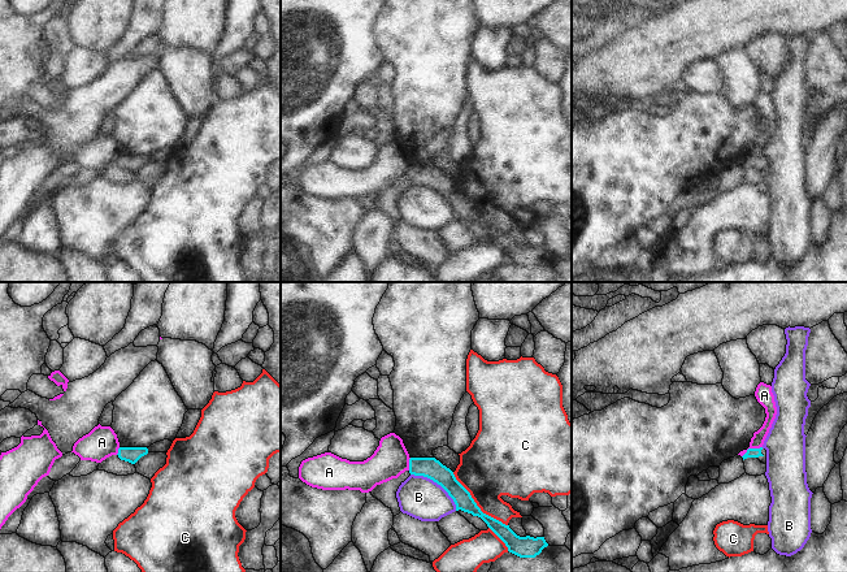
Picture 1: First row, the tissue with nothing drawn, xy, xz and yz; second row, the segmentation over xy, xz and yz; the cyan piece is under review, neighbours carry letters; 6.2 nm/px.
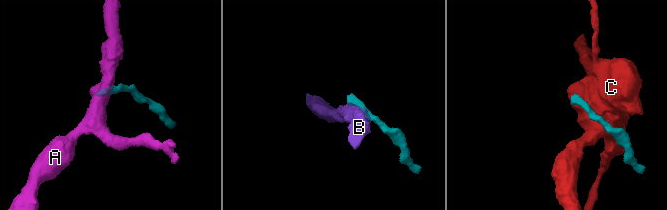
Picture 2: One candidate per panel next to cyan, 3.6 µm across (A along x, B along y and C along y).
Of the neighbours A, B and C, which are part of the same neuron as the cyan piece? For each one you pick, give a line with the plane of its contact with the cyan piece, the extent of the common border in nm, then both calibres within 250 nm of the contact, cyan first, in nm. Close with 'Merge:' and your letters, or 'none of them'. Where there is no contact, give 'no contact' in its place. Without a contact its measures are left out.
Merge: none of them

